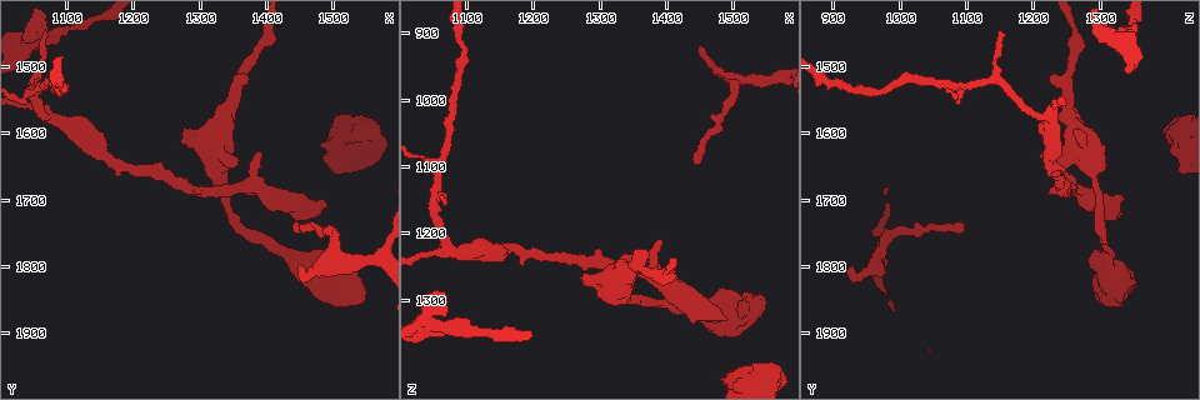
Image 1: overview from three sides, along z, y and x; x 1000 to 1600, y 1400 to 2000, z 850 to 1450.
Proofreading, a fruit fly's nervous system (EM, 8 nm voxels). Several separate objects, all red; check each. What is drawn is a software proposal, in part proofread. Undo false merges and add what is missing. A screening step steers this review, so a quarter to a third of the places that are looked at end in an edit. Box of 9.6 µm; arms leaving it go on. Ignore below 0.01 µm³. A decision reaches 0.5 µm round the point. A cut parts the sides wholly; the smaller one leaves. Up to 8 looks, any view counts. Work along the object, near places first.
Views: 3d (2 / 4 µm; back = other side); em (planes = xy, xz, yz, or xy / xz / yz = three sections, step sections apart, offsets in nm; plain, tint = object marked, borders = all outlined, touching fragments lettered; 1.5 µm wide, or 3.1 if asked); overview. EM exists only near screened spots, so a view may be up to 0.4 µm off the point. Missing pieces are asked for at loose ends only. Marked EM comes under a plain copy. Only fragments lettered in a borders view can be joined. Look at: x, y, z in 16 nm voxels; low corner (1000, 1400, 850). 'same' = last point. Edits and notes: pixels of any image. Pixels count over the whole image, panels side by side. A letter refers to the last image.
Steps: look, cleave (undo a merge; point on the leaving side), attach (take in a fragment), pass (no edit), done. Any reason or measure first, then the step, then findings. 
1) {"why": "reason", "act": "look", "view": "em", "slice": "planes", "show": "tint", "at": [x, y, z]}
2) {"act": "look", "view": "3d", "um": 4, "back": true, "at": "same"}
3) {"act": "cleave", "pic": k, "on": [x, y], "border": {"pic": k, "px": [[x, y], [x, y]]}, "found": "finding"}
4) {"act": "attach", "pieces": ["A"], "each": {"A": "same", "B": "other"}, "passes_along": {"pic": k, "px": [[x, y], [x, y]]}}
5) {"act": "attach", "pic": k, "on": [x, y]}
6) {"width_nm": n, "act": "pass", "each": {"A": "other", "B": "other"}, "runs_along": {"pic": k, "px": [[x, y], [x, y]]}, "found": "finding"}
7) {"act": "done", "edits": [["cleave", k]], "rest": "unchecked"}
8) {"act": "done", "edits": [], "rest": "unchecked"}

{"why": "a fork", "act": "look", "view": "em", "slice": "xy", "step": 4, "show": "tint", "at": [1060, 1535, 1095]}

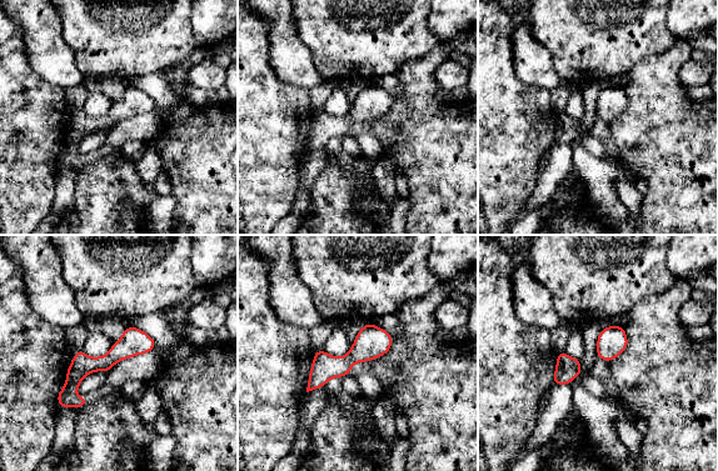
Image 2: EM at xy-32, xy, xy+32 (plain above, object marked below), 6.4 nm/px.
{"why": "see the neighbours", "act": "look", "view": "em", "slice": "xy", "step": 4, "show": "borders", "at": "same"}

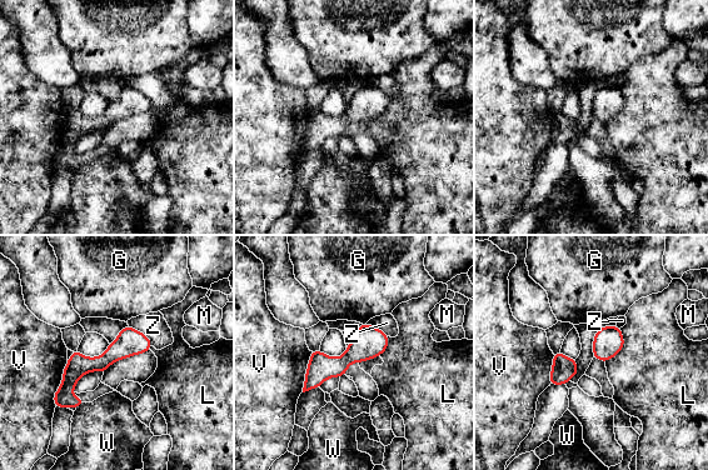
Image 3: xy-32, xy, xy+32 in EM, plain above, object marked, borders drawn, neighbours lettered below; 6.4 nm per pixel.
{"longest_contact_nm": ["V", 280], "act": "pass", "each": {"G": "other", "L": "other", "M": "other", "V": "other", "W": "other", "Z": "other"}, "border": {"pic": 3, "px": [[621, 328], [623, 346], [606, 363]]}, "found": "continuous, no second neuron"}

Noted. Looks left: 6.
{"why": "calibre changes", "act": "look", "view": "em", "slice": "planes", "show": "tint", "at": [1115, 1440, 1345]}

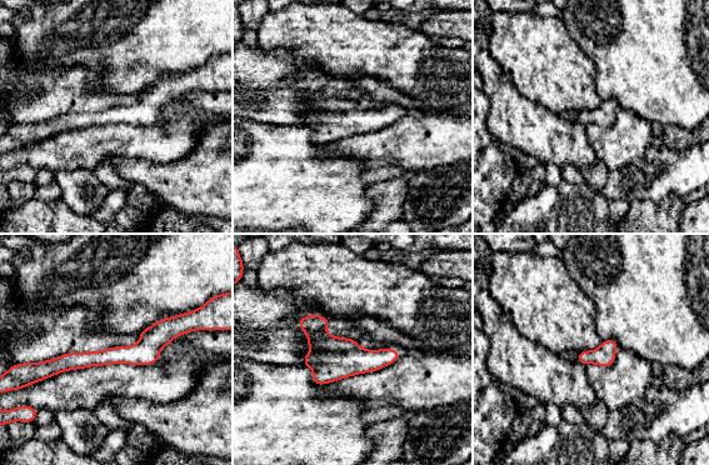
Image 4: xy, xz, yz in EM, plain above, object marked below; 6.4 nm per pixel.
{"act": "look", "view": "em", "slice": "planes", "show": "borders", "at": "same"}

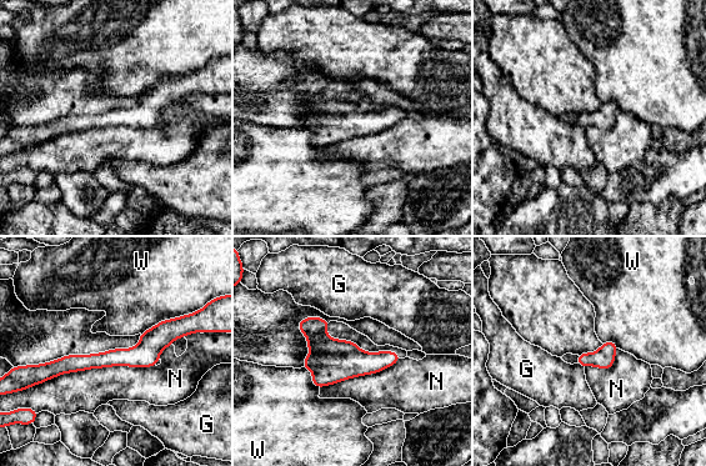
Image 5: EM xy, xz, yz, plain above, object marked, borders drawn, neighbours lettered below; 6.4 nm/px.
{"act": "pass", "each": {"G": "other", "N": "other", "W": "other"}, "runs_along": {"pic": 5, "px": [[183, 330], [140, 356], [39, 370]]}, "found": "one neuron here"}

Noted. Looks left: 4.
{"act": "look", "view": "3d", "um": 4, "at": [1450, 1800, 1315]}

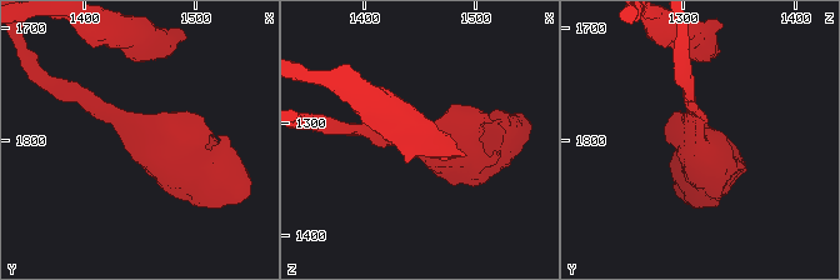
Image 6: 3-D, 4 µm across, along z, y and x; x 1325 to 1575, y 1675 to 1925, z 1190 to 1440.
{"act": "look", "view": "em", "slice": "xz", "step": 8, "show": "tint", "at": [1454, 1802, 1314]}

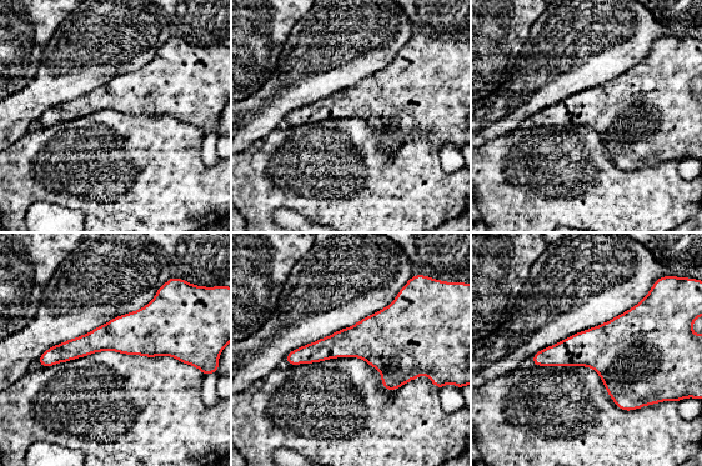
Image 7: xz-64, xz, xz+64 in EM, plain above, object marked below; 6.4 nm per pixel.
{"act": "look", "view": "em", "slice": "planes", "show": "borders", "at": "same"}

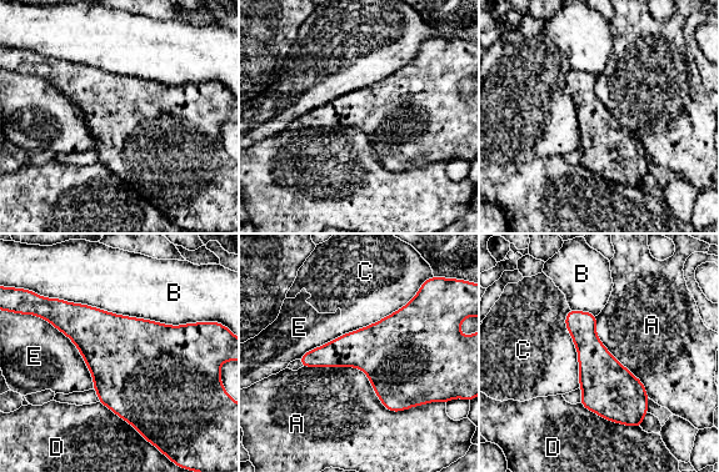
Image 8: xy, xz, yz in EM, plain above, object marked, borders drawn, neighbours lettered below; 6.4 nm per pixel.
{"width_nm": 320, "act": "pass", "each": {"A": "other", "B": "other", "C": "other", "D": "other", "E": "other"}, "border": {"pic": 8, "px": [[569, 310], [565, 327], [580, 387]]}, "found": "continuous, no second neuron"}

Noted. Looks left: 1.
{"act": "done", "edits": [], "rest": "unchecked"}

